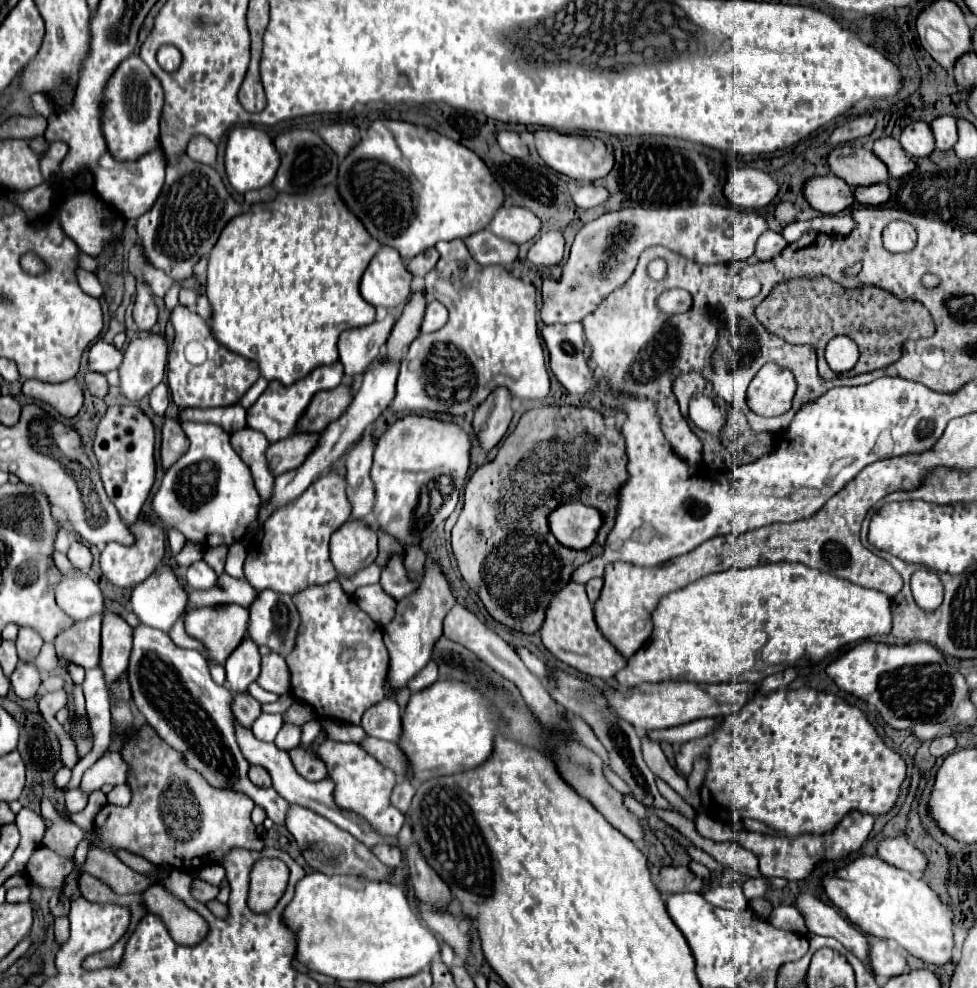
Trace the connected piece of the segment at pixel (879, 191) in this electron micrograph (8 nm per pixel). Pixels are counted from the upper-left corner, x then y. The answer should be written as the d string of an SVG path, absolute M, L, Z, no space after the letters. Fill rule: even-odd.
M886 183L880 185L870 185L870 187L860 187L854 191L856 201L860 205L868 205L868 207L878 207L882 203L886 203L890 199L890 187Z

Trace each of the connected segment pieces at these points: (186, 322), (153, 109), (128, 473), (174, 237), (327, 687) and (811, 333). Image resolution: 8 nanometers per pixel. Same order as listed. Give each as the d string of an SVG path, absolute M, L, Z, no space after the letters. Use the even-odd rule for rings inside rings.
M184 305L174 307L172 325L176 335L168 357L168 385L174 403L180 409L186 407L212 409L212 407L236 405L240 397L260 377L258 365L220 345L212 333L212 327L198 313L190 311Z
M126 57L104 87L106 105L102 109L102 133L106 147L116 161L136 161L144 153L150 153L158 147L158 125L164 105L160 81L148 69L148 65L138 57Z
M112 405L100 419L94 435L94 455L98 459L98 471L104 489L126 523L136 521L144 501L150 495L156 477L154 463L154 423L136 405Z
M184 155L178 165L166 169L166 183L158 201L138 219L138 241L144 247L146 259L156 269L192 271L198 259L212 251L224 225L240 213L240 205L226 191L220 175L212 167Z
M336 579L306 587L292 595L292 601L300 613L296 645L292 653L286 655L292 673L292 695L312 705L320 717L360 725L362 713L384 699L388 651L382 641L382 627L344 593Z
M796 279L792 283L780 283L756 309L758 321L774 335L788 343L812 343L818 349L818 373L822 379L854 377L880 367L888 367L902 357L902 347L908 339L932 337L936 327L926 307L918 301L900 301L888 291L876 287L862 287L848 291L828 279ZM836 335L846 335L856 341L860 349L860 361L846 373L834 373L826 359L824 349Z

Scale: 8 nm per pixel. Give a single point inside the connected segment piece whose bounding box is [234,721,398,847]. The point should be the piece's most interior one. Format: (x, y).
(317, 796)

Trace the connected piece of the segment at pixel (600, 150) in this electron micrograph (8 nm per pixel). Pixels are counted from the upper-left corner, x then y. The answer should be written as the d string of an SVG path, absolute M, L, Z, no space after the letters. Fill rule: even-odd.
M540 129L534 133L534 143L536 143L538 155L546 161L548 167L578 181L602 179L614 167L612 151L608 151L608 147L594 135L564 135L552 129Z

